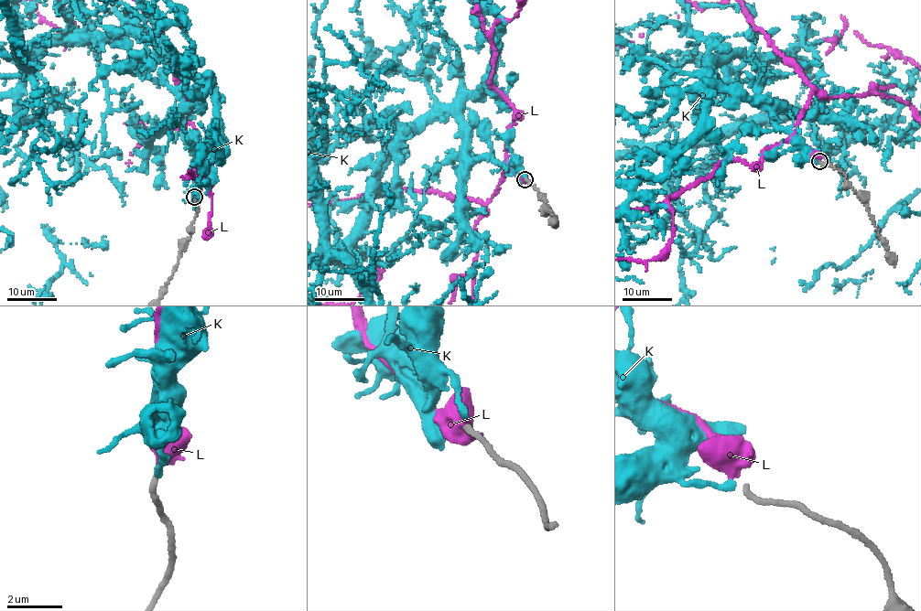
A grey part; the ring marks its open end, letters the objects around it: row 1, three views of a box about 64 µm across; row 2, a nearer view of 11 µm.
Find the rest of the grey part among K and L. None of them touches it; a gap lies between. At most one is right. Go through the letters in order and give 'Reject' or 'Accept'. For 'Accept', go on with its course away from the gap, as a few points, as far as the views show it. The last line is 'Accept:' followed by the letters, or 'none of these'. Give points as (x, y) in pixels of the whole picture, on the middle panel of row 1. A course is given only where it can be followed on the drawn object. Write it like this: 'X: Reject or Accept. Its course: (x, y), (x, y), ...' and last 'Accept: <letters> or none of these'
K: Reject
L: Accept
Accept: L

